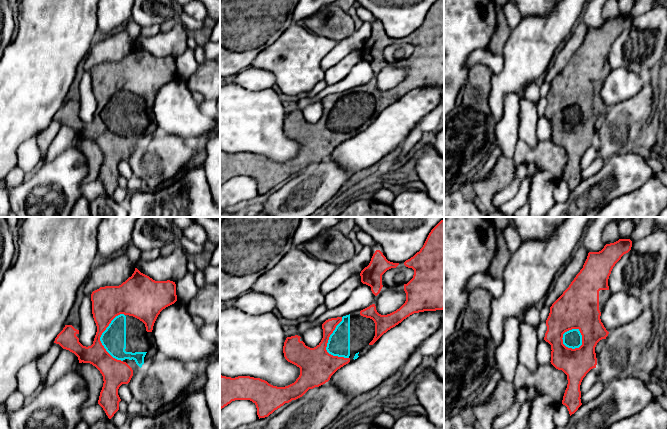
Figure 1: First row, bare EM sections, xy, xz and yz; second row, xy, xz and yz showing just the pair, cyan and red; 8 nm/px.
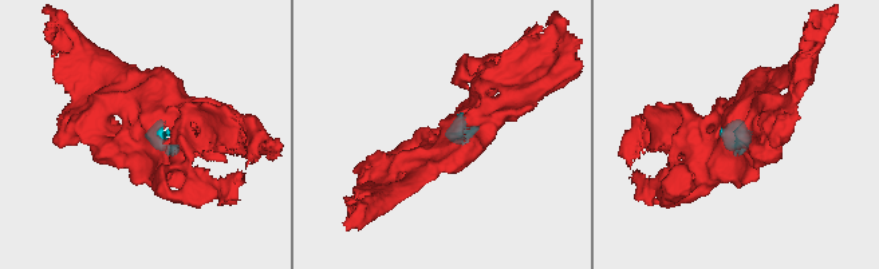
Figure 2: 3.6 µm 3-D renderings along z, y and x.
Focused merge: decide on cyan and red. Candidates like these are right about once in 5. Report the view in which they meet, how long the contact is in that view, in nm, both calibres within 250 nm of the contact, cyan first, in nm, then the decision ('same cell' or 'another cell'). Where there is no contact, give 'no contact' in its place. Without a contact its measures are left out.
xy | 400 nm | 200/220 nm | same cell

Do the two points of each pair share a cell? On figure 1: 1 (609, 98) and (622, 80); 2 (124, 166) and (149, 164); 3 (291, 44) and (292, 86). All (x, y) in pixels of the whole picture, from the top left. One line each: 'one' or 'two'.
1: one
2: two
3: one

